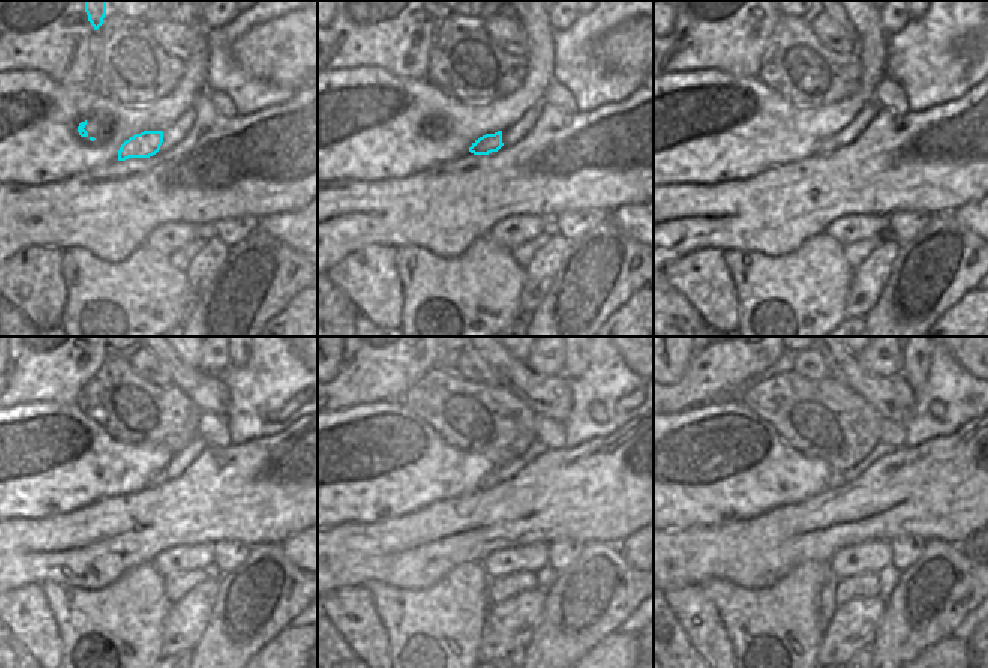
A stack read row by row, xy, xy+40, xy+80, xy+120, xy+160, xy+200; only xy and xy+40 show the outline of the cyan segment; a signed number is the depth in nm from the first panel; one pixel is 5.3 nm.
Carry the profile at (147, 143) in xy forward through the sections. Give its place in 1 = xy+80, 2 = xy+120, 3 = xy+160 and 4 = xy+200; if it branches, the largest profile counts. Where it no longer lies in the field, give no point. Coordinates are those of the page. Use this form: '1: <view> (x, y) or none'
1: xy+80 (828, 143)
2: xy+120 (159, 478)
3: xy+160 (494, 478)
4: xy+200 (837, 479)

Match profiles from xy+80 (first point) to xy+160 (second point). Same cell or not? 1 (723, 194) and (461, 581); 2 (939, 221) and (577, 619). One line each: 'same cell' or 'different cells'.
1: different cells
2: same cell

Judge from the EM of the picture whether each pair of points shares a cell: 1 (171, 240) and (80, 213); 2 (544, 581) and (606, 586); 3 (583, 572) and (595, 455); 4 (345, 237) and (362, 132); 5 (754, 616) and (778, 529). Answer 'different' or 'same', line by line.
1: different
2: different
3: different
4: different
5: different

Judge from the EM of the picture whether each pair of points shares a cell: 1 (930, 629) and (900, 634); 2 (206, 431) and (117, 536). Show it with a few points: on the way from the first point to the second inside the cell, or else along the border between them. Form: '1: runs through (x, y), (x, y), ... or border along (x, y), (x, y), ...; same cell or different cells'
1: runs through (922, 629), (919, 632), (907, 632); same cell
2: border along (209, 445), (231, 446); different cells

